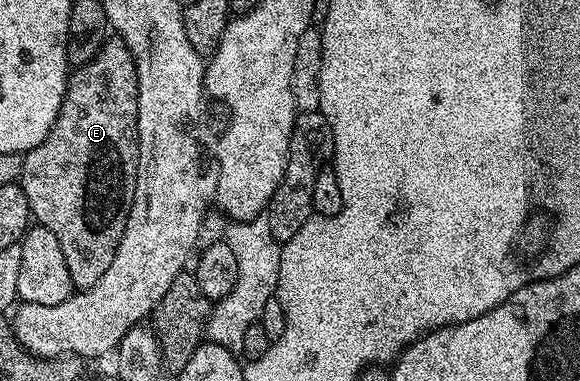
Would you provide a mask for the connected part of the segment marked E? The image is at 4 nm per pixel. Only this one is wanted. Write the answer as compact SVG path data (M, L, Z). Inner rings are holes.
M120 39L106 40L105 44L86 65L78 65L69 74L69 86L65 88L65 98L59 107L59 115L43 143L31 152L24 154L23 175L19 182L23 195L27 195L27 203L32 220L36 224L47 227L47 231L59 239L59 247L63 247L63 259L67 259L67 271L71 274L74 290L80 291L87 287L95 287L103 271L111 267L111 259L119 251L119 239L123 239L123 231L127 227L127 215L131 211L131 203L135 195L135 179L137 178L137 68L133 56L124 41Z

